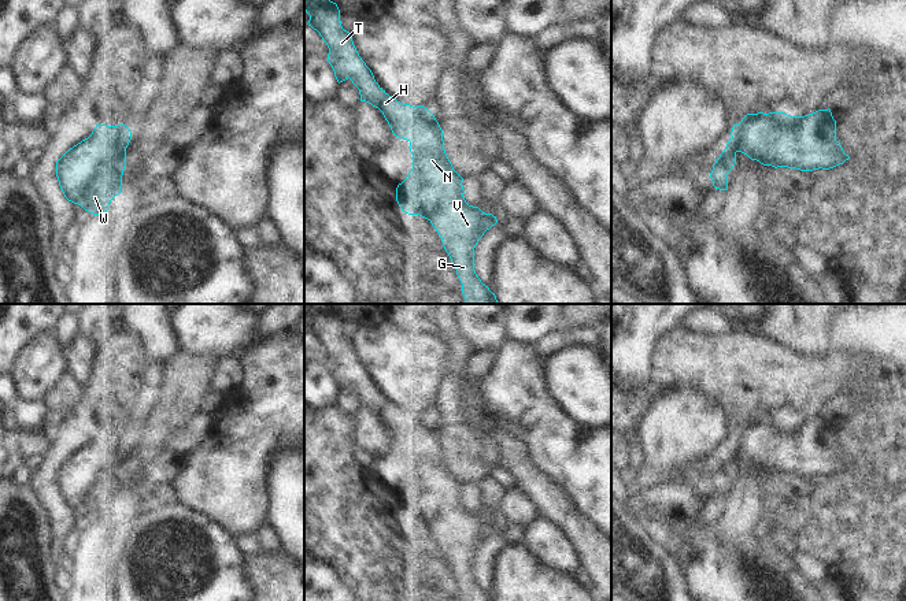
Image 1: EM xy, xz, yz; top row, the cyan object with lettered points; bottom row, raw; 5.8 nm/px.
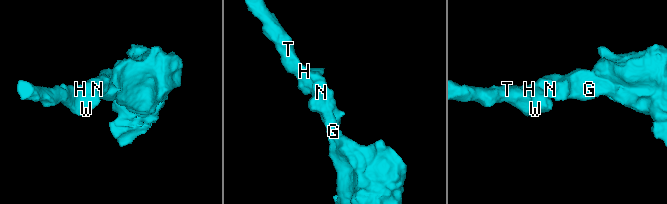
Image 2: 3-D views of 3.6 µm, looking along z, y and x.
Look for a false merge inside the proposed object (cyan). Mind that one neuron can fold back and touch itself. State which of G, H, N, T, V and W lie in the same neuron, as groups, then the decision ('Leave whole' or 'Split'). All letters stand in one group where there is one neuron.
Groups: G H N T V W. Leave whole

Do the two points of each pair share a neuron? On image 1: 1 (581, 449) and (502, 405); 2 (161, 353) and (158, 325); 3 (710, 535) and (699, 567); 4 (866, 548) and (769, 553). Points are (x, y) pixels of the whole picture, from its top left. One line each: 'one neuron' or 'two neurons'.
1: one neuron
2: one neuron
3: one neuron
4: two neurons

